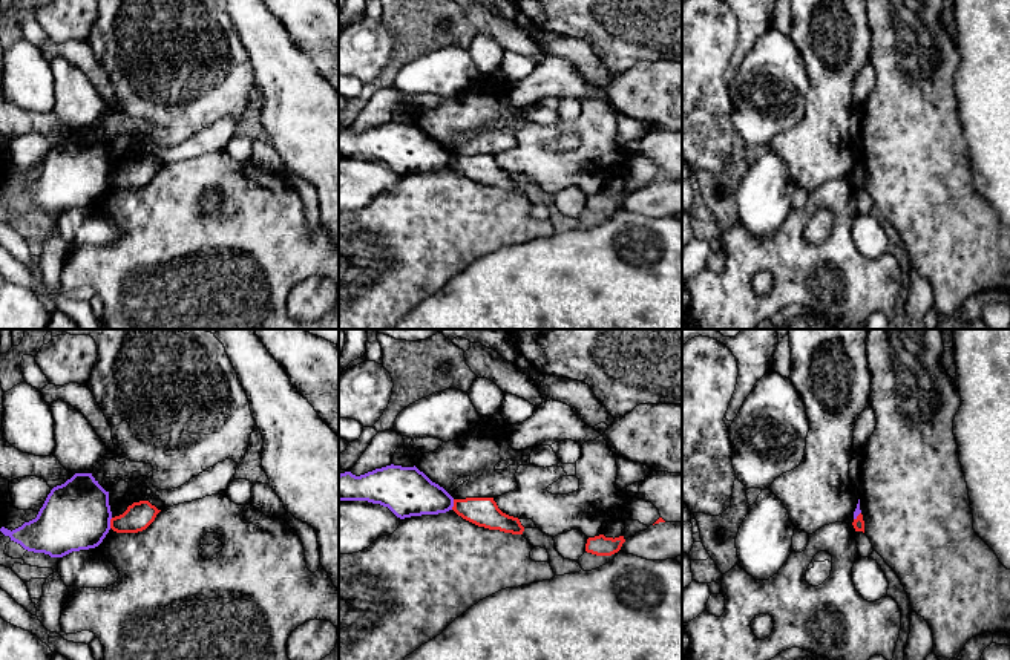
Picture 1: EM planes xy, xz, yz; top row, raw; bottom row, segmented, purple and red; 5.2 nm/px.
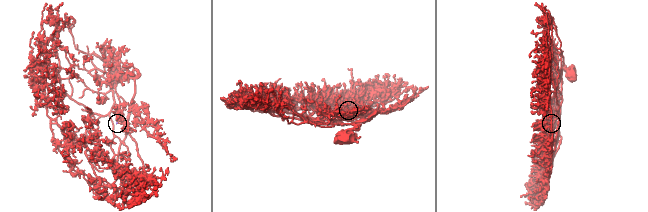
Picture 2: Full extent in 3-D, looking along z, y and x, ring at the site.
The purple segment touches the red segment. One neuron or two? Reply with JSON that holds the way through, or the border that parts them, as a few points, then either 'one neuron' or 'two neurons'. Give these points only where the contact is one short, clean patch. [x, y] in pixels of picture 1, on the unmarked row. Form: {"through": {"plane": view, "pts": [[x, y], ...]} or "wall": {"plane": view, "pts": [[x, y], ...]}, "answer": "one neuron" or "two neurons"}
{"wall": {"plane": "xy", "pts": [[112, 175], [109, 184]]}, "answer": "two neurons"}

